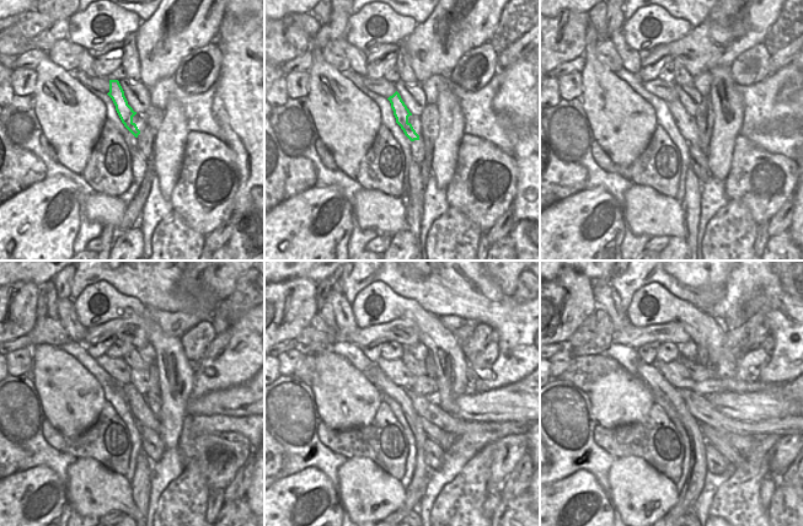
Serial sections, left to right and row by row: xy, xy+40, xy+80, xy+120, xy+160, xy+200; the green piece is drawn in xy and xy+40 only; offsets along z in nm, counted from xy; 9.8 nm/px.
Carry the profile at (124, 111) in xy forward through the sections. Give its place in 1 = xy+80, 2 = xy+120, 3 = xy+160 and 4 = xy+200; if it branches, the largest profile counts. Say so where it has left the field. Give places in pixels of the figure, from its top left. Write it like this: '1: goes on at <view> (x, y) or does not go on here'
1: goes on at xy+80 (676, 109)
2: goes on at xy+120 (129, 388)
3: goes on at xy+160 (444, 440)
4: goes on at xy+200 (713, 436)

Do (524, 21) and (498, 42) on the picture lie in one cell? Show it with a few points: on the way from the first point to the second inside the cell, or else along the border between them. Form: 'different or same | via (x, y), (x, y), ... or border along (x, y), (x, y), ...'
same | via (518, 22), (504, 36)

